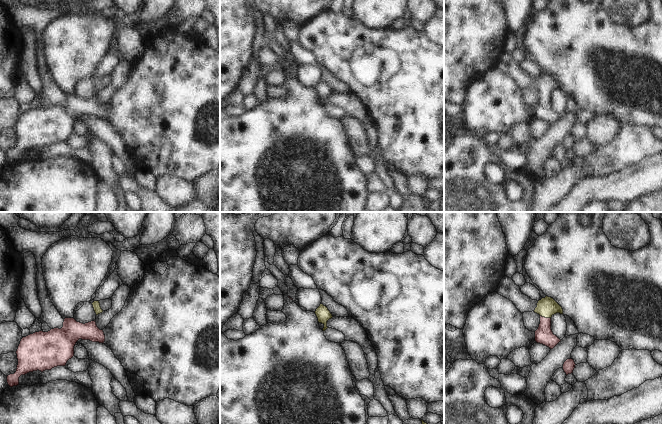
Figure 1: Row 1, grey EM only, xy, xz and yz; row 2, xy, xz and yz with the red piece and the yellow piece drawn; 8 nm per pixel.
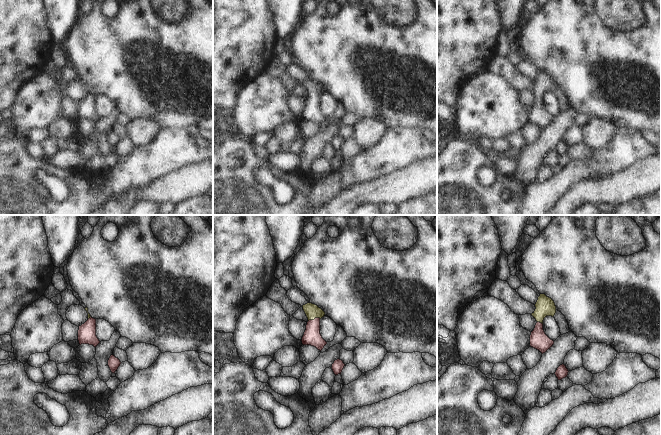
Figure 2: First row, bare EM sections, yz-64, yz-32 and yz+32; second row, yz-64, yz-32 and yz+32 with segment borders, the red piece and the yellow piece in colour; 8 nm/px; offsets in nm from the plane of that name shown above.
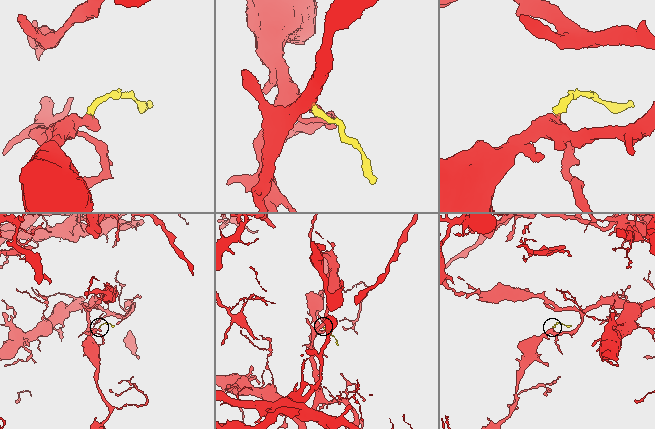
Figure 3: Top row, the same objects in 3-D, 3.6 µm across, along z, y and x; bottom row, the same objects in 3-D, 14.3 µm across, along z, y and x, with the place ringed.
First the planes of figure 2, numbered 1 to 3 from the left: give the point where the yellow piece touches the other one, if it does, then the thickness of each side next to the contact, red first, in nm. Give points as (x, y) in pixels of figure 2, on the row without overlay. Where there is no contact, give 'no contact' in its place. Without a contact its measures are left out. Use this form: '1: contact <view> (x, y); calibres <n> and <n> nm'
1: contact yz-64 (89, 94); calibres 140 and 20 nm
2: contact yz-32 (315, 94); calibres 140 and 120 nm
3: contact yz+32 (539, 98); calibres 150 and 160 nm

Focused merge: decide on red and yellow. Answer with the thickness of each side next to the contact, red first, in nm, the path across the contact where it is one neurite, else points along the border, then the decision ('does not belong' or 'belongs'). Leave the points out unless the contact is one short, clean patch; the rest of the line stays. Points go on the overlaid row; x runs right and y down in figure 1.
140/160 nm | across yz (543, 335), (544, 317), (546, 307) | belongs

